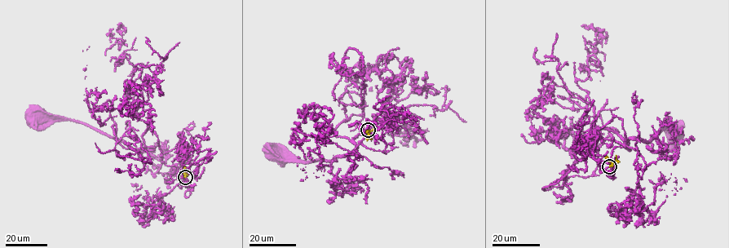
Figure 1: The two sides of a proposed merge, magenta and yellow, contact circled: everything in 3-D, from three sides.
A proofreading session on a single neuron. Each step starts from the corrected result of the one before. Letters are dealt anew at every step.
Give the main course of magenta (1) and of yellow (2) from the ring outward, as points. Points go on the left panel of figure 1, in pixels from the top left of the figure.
1: (185, 177), (198, 152), (182, 133), (162, 154), (146, 130), (154, 147), (139, 152), (34, 117)
2: (185, 177), (183, 170), (186, 167)

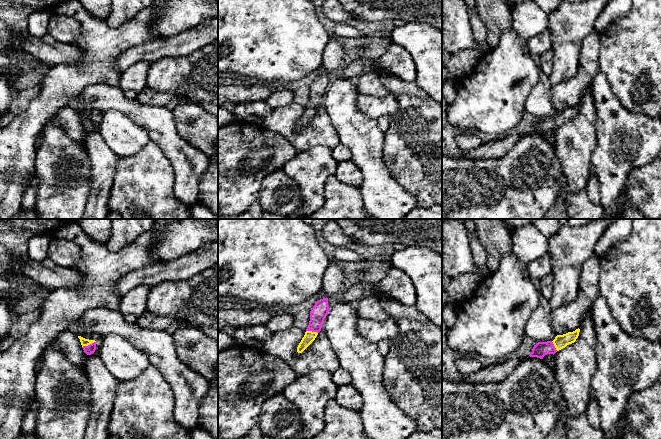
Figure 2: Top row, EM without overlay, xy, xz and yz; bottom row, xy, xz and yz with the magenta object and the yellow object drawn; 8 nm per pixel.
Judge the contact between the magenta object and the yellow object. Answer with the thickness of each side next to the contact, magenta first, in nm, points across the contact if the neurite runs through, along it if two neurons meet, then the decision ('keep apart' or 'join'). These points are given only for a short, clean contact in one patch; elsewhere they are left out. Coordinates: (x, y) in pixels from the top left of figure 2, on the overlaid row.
calibres 80 and 60 nm; way xy (90, 349), (88, 345), (84, 342); join

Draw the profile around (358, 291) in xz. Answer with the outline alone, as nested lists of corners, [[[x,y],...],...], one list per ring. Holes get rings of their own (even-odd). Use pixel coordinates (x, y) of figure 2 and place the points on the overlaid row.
[[[357,282],[350,288],[345,289],[342,292],[342,303],[349,304],[353,301],[360,301],[365,296],[371,295],[375,292],[373,284],[371,282]]]

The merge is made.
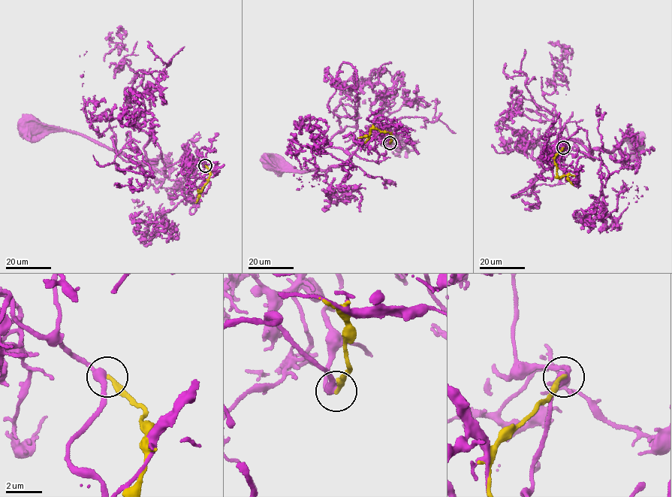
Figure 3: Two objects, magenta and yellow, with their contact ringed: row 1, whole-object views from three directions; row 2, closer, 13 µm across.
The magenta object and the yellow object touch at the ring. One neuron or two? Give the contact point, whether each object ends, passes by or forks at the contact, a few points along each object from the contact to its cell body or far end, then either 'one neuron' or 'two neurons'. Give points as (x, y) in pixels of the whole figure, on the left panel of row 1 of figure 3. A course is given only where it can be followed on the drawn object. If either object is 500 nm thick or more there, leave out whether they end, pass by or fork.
at (205, 165); magenta passes by; yellow ends there; magenta runs (205, 165), (184, 143), (166, 168), (148, 140), (147, 158), (156, 161), (141, 165), (79, 134), (28, 128); yellow runs (205, 165), (209, 169), (209, 180), (198, 191), (199, 196), (194, 203); two neurons

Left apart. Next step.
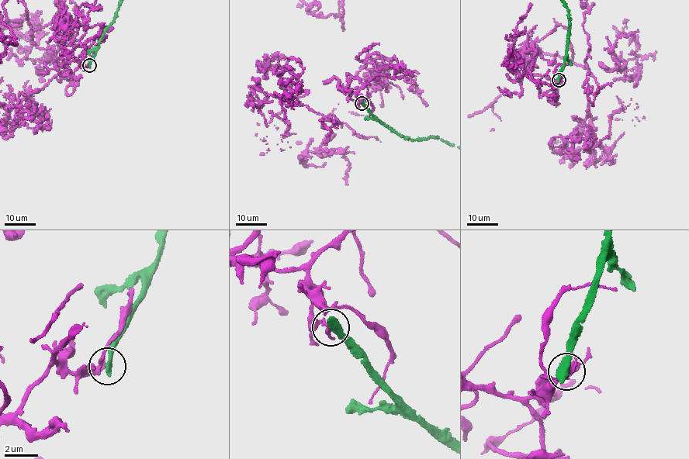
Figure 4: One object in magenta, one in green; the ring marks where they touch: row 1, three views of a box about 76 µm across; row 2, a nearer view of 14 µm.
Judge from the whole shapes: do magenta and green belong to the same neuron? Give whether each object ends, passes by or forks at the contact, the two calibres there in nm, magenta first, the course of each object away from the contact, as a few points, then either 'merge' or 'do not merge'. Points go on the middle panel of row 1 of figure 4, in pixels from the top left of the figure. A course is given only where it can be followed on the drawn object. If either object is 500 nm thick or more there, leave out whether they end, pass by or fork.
magenta ends; green ends; calibres 200 and 440 nm; course magenta (361, 103), (347, 75), (386, 91), (386, 78), (372, 118), (340, 105), (358, 78), (299, 129); do not merge

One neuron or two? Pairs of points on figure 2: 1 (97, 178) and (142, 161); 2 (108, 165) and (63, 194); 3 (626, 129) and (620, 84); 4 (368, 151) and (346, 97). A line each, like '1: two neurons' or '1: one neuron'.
1: two neurons
2: two neurons
3: two neurons
4: one neuron

